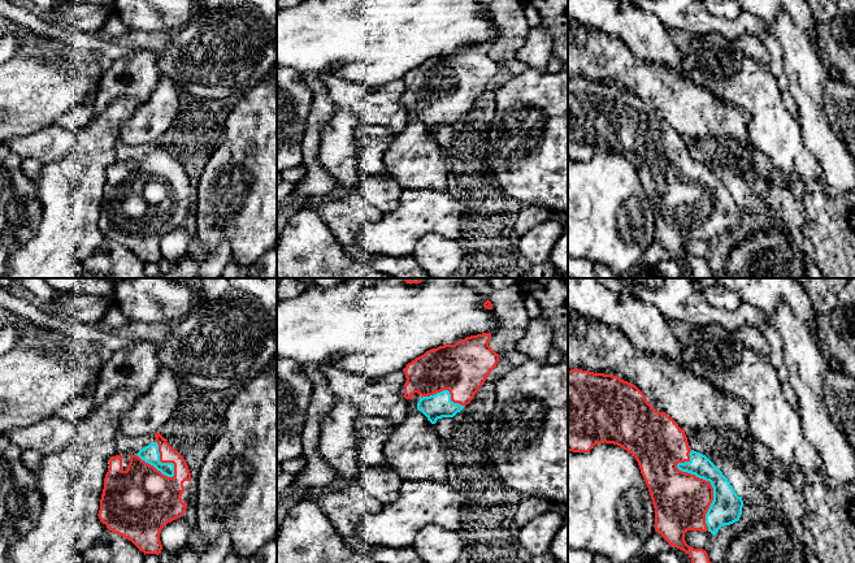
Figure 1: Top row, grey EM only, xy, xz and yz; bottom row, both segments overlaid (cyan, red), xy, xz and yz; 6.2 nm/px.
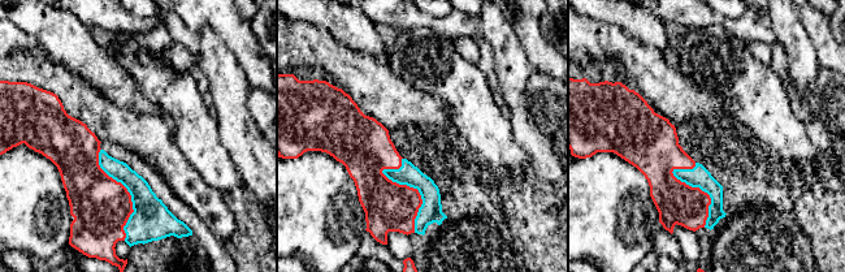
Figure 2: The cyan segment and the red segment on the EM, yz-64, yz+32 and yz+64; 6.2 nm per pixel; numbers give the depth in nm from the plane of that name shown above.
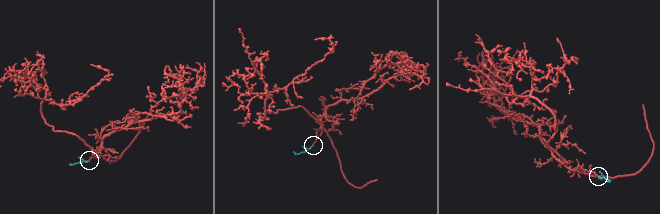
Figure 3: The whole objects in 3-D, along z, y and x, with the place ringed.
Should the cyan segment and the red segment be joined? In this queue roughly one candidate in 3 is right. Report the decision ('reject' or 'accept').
accept

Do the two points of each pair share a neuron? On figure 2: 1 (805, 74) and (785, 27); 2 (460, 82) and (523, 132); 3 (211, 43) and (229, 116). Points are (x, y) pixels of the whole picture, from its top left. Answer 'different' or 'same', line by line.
1: same
2: different
3: same

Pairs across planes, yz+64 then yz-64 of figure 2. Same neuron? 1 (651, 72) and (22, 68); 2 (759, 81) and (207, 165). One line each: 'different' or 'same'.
1: same
2: same

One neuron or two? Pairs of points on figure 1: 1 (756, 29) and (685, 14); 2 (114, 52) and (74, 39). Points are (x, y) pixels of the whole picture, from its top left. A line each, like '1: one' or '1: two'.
1: one
2: one

